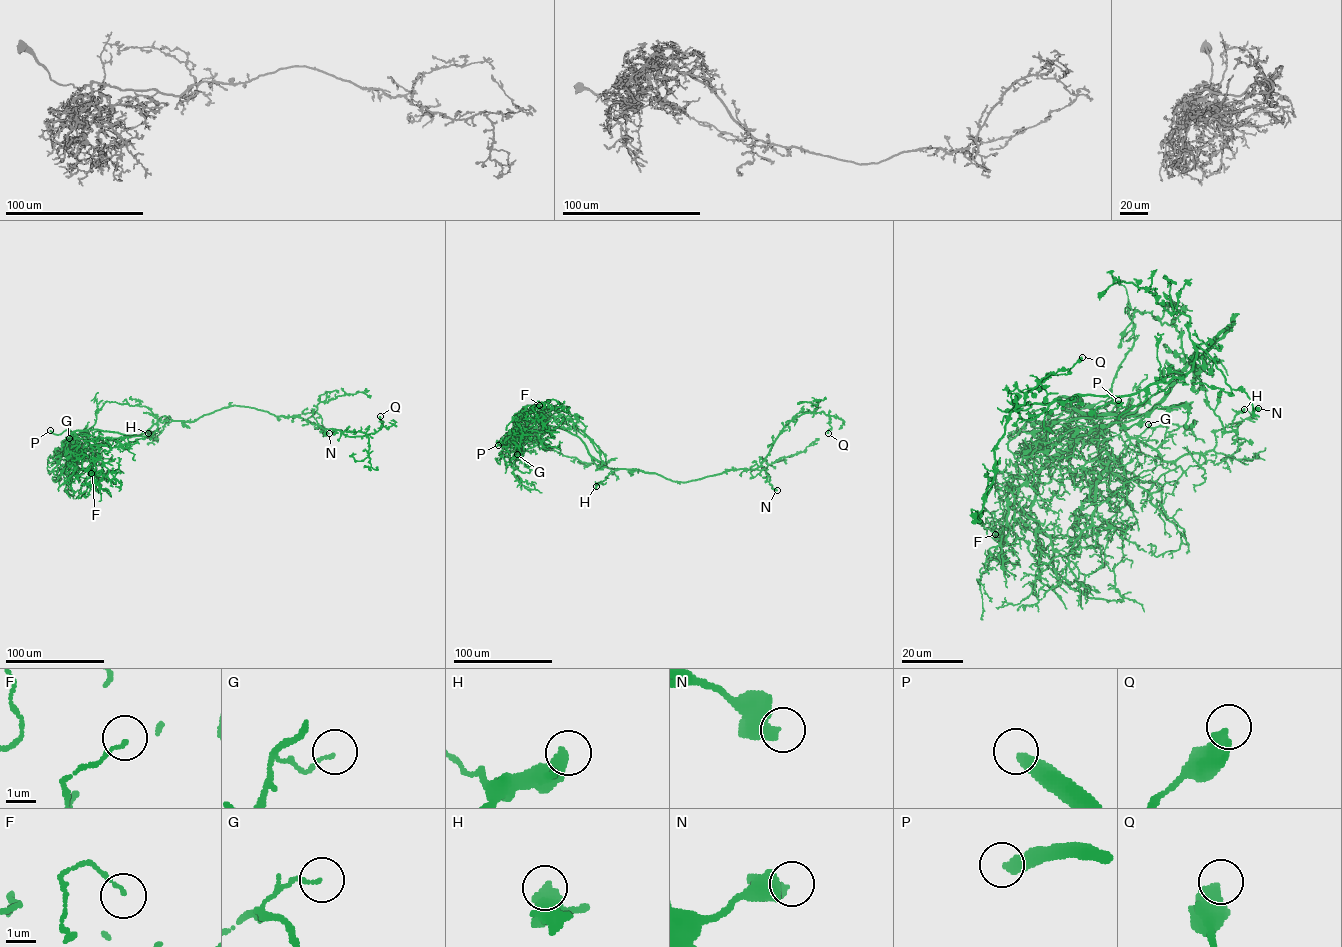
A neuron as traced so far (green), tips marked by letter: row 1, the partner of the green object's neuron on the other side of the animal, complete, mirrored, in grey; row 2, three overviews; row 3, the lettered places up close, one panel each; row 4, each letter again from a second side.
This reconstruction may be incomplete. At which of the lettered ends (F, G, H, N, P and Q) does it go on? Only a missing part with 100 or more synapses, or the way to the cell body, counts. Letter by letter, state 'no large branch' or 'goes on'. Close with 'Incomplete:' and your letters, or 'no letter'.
F: no large branch
G: no large branch
H: no large branch
N: no large branch
P: goes on
Q: no large branch
Incomplete: P

